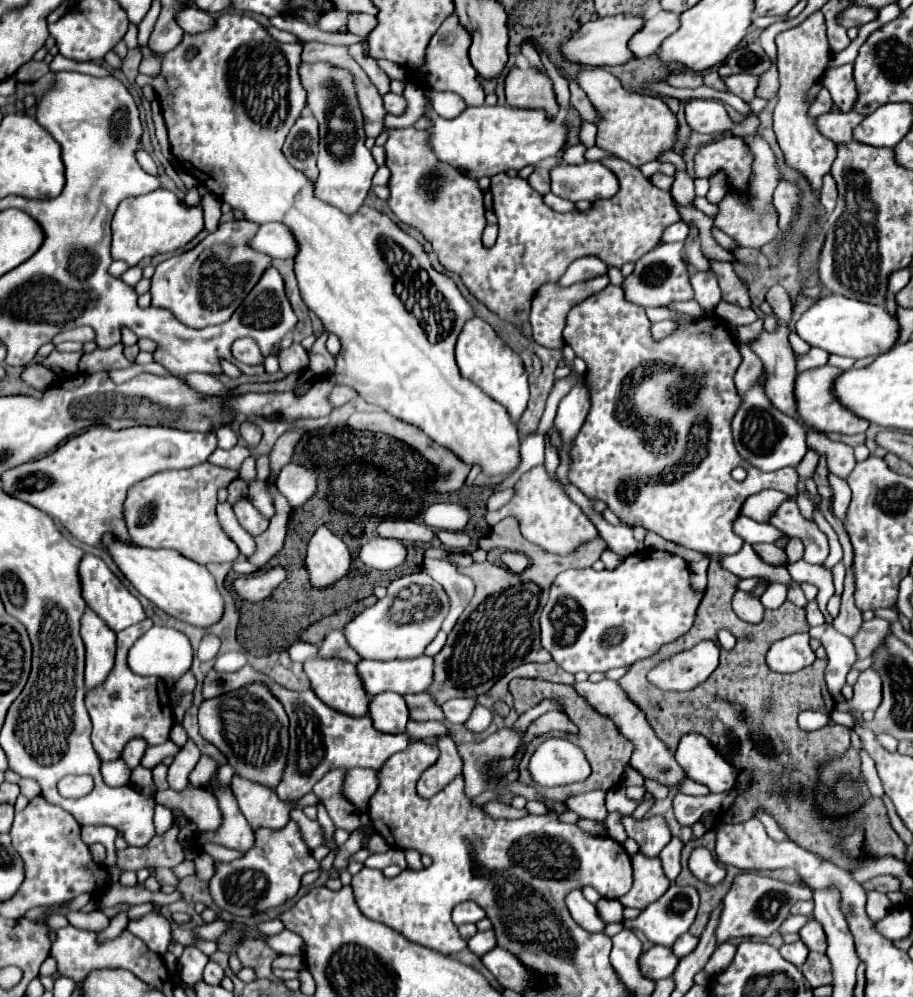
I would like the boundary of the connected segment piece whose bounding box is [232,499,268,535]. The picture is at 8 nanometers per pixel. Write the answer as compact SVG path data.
M244 499L244 501L238 501L232 509L234 509L240 525L242 525L250 535L260 535L260 533L266 529L268 521L256 511L256 507L254 507L250 501L246 501L246 499Z

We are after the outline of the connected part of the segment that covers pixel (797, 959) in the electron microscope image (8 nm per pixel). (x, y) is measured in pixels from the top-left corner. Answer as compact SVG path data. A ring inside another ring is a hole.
M802 941L784 943L778 951L780 951L780 955L782 955L786 961L790 961L790 963L794 963L794 965L798 965L798 967L804 963L804 959L806 959L806 955L808 955L808 949L806 949L806 945L804 945Z

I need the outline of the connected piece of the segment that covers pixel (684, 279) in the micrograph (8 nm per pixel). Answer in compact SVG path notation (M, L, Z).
M666 243L638 259L634 273L622 283L626 301L640 307L664 307L676 301L690 301L694 297L694 291L690 289L690 275L682 259L682 247L684 243Z

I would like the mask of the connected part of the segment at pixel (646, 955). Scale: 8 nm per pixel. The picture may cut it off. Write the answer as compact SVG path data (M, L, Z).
M654 945L650 951L644 951L638 959L638 967L642 969L640 973L652 981L670 977L676 965L678 965L678 957L672 953L672 949L662 949L660 945Z

